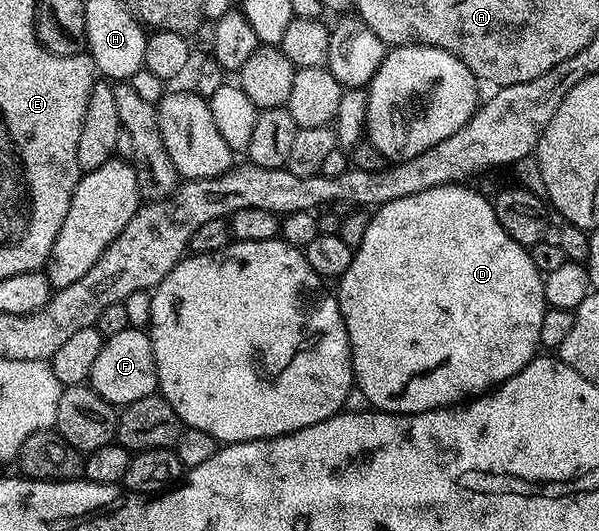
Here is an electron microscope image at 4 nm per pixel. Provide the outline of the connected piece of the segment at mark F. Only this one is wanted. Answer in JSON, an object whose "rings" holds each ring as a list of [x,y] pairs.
{"rings":[[[128,328],[105,338],[100,347],[100,355],[96,355],[92,363],[88,384],[96,391],[96,395],[115,407],[136,403],[136,399],[155,396],[158,376],[149,332],[145,328]]]}

